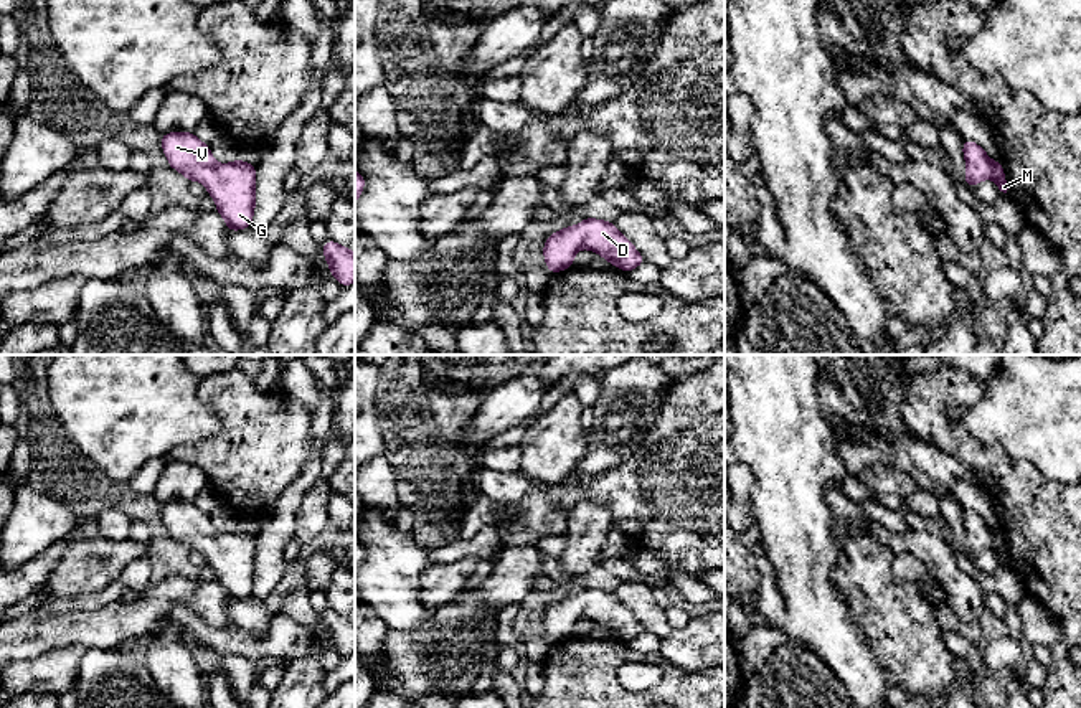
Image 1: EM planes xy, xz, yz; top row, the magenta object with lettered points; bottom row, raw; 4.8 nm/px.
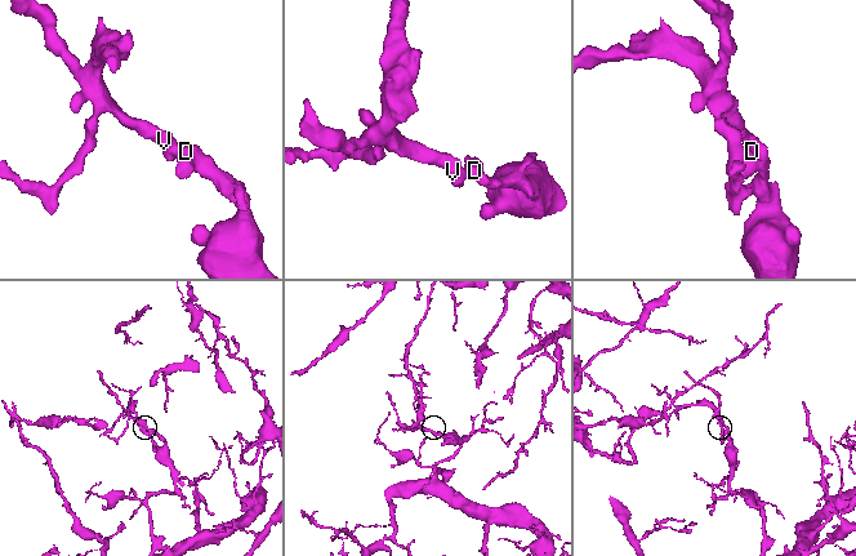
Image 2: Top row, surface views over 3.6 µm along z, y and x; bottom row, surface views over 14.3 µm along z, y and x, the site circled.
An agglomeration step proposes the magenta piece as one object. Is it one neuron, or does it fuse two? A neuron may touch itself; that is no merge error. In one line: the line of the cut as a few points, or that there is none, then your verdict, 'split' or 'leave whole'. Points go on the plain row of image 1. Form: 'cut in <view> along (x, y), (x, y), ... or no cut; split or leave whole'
no cut; leave whole

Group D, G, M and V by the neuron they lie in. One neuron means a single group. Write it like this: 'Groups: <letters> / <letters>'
Groups: D G M V

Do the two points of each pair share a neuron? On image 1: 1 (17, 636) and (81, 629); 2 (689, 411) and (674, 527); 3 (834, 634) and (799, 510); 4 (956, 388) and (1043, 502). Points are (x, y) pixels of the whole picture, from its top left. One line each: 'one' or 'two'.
1: one
2: one
3: one
4: one

